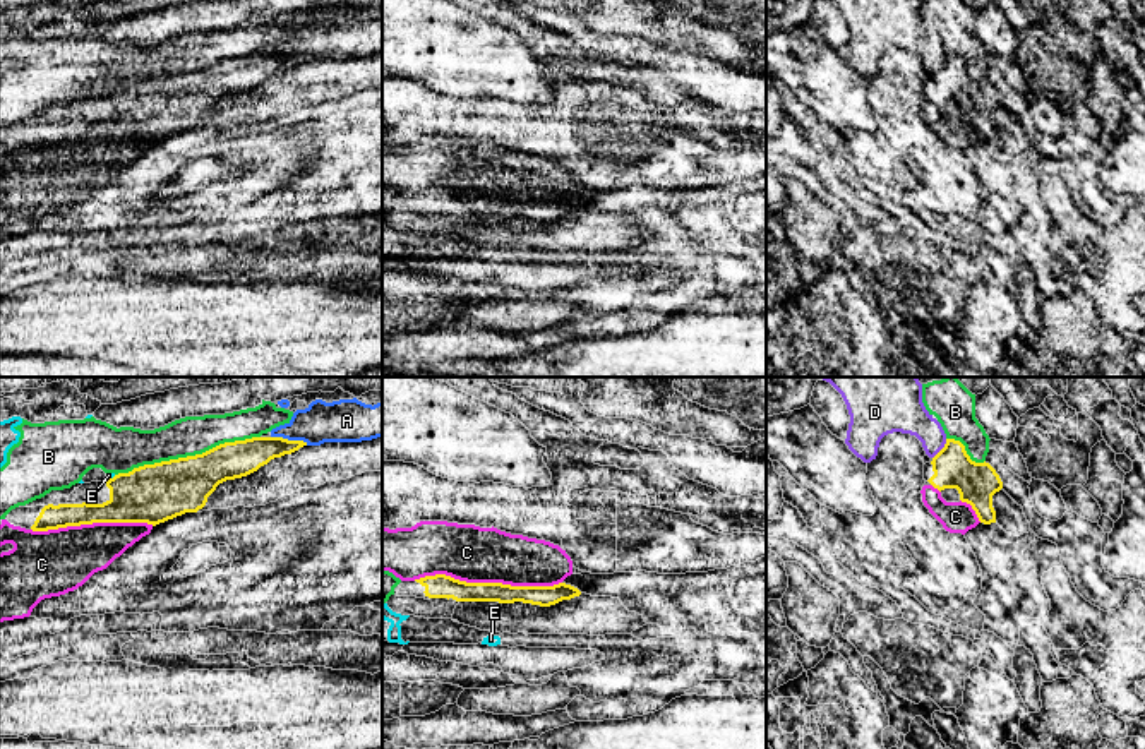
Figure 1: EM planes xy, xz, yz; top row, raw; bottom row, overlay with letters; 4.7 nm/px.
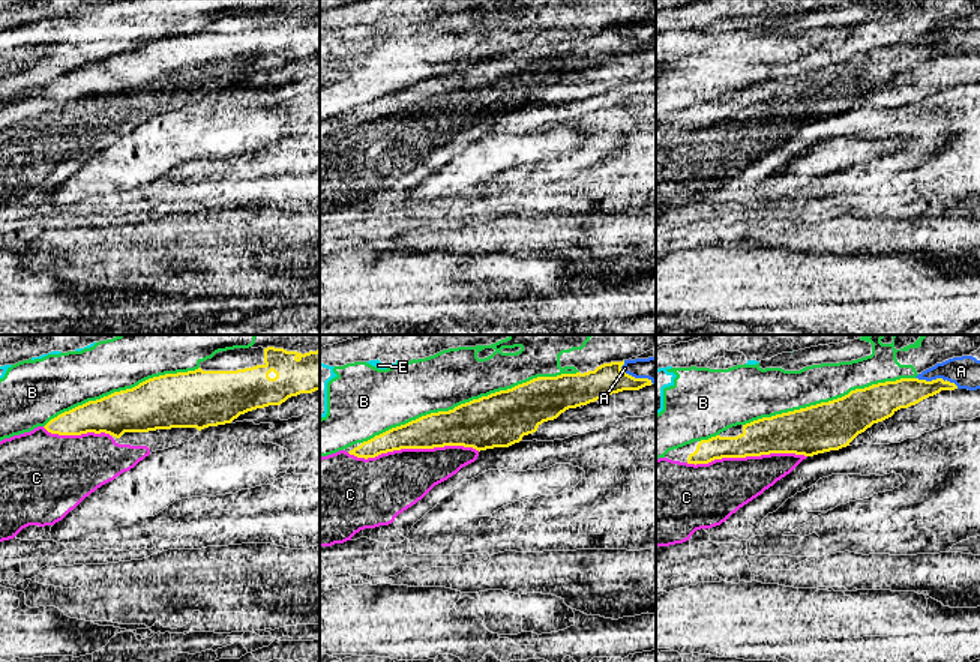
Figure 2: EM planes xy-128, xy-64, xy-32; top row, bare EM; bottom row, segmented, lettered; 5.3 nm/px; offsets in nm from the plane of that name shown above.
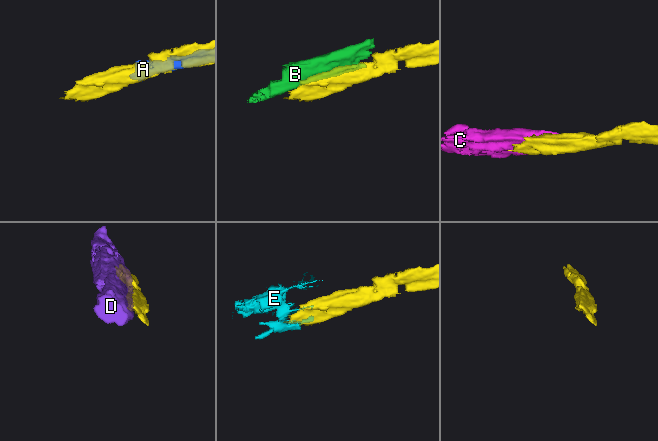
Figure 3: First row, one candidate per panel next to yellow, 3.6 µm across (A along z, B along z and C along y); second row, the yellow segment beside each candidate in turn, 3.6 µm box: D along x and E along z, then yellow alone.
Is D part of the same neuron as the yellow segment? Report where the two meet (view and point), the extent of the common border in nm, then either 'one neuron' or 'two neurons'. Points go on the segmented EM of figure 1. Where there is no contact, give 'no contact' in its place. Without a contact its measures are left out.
yz (941, 449) | 120 nm | two neurons

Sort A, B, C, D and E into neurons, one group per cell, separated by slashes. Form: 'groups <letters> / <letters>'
groups A / B E / C / D

